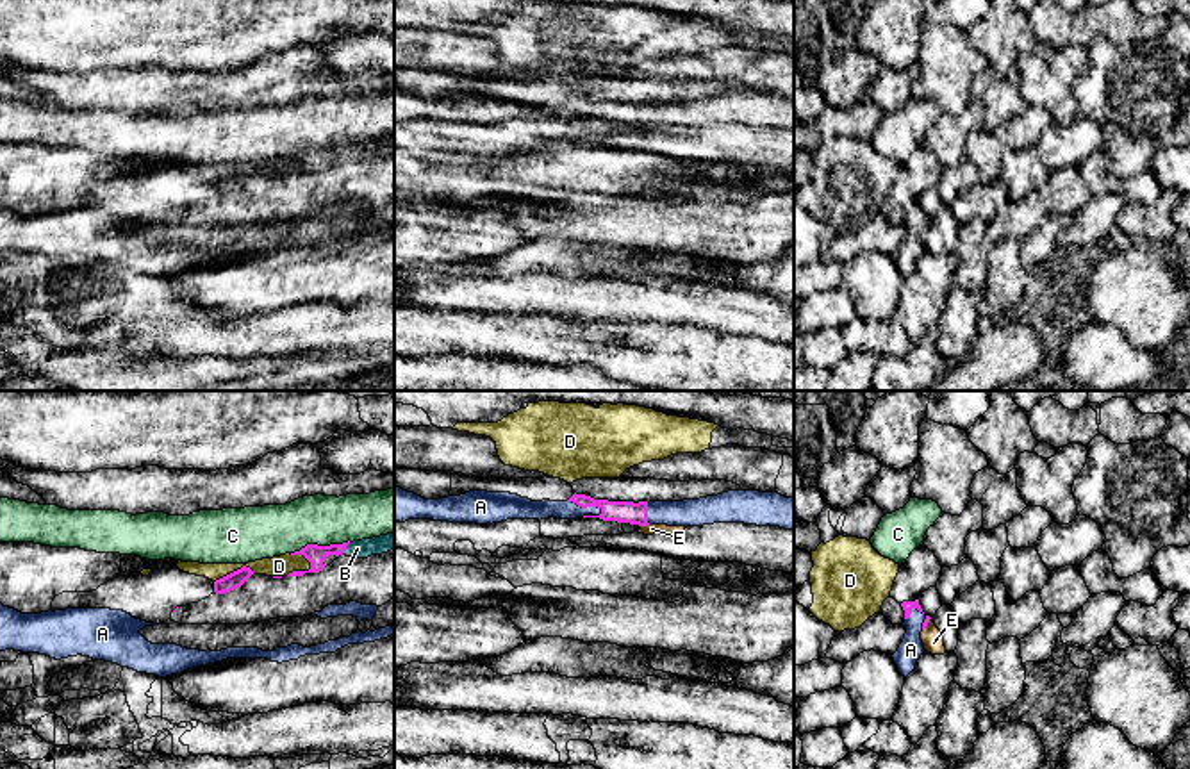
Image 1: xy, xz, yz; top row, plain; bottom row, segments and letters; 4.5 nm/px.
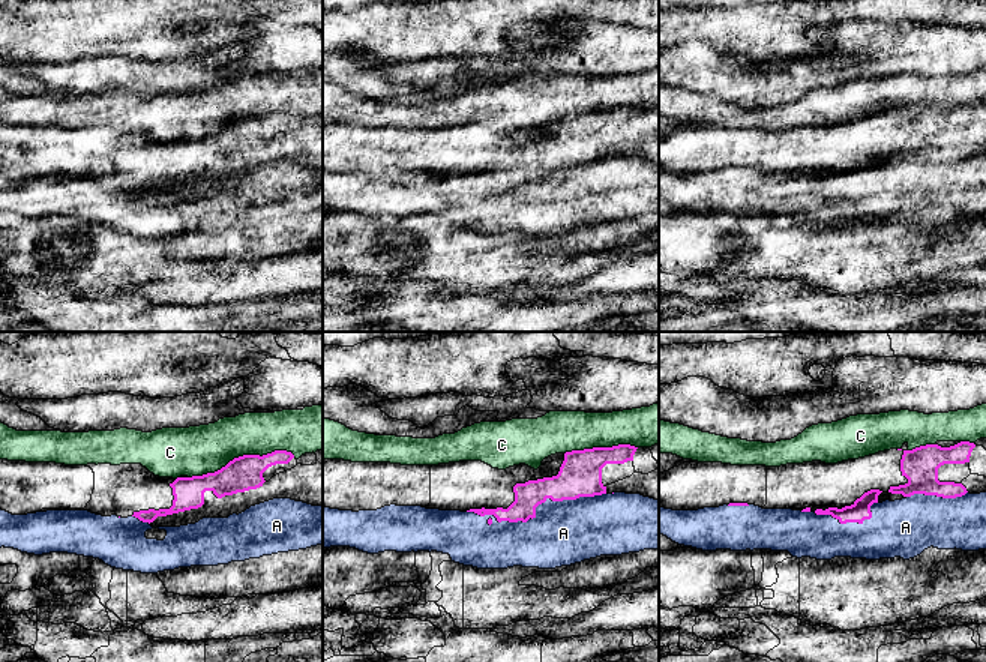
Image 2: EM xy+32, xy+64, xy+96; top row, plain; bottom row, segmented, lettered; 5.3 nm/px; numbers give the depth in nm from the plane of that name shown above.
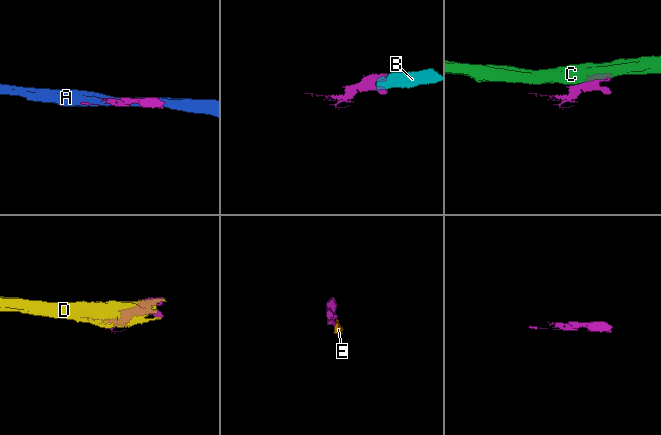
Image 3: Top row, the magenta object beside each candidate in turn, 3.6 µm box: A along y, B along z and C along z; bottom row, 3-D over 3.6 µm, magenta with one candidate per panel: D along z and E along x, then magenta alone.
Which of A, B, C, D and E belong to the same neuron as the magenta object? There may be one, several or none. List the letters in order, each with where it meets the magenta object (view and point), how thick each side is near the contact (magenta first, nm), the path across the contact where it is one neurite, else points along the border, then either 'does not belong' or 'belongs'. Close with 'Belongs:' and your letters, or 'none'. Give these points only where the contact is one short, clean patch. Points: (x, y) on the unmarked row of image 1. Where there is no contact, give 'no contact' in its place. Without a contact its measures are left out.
A: contact xz (586, 107); calibres 100 and 90 nm; does not belong
B: contact xy (345, 148); calibres 90 and 90 nm; border xy (350, 143), (341, 154); does not belong
C: contact xy (320, 147); calibres 90 and 240 nm; does not belong
D: contact xy (300, 172); calibres 90 and 100 nm; does not belong
E: contact xz (644, 125); calibres 100 and 50 nm; border xz (648, 124), (641, 127); does not belong
Belongs: none

